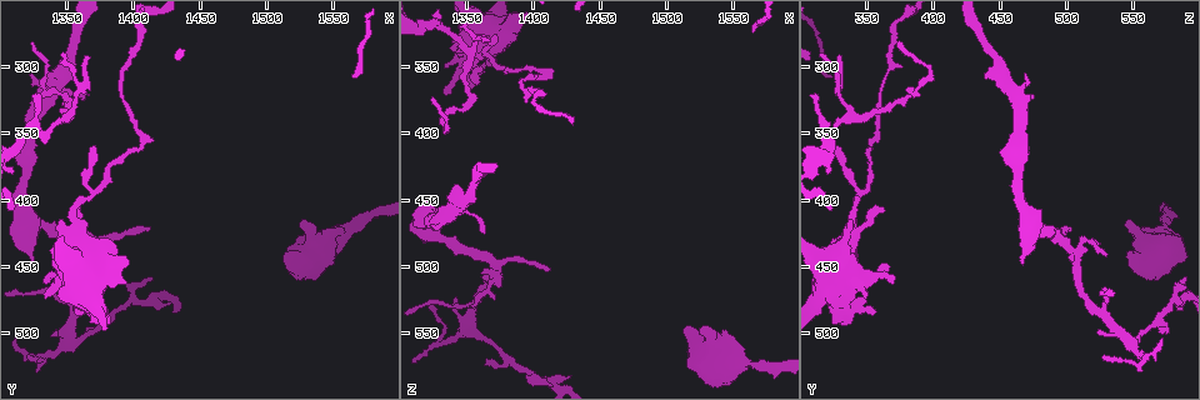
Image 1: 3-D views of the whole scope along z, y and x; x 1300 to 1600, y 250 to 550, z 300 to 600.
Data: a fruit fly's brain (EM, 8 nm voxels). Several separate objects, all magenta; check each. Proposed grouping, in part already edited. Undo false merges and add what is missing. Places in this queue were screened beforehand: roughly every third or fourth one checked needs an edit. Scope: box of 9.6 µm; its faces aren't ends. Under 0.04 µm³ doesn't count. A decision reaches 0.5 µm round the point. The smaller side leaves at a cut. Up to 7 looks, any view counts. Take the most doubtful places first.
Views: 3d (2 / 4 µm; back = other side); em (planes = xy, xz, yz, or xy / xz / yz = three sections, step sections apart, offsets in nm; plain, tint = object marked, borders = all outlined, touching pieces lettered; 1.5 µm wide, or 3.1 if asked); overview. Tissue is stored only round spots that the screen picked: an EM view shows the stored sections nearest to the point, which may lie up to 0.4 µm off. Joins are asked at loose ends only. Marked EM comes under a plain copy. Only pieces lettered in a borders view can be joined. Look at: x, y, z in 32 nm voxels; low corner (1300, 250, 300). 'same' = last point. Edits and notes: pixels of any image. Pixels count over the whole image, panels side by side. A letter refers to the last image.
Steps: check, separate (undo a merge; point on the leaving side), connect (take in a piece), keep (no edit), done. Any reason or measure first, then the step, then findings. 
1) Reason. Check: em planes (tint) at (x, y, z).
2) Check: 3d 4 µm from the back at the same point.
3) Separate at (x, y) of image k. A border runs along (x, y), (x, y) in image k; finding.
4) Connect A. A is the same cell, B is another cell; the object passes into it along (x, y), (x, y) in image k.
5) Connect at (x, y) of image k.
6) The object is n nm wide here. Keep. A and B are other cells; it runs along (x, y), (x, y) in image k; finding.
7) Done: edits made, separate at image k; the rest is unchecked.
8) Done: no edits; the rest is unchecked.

End of a long branch. Check: em yz step 8 (tint) at (1324, 280, 372).

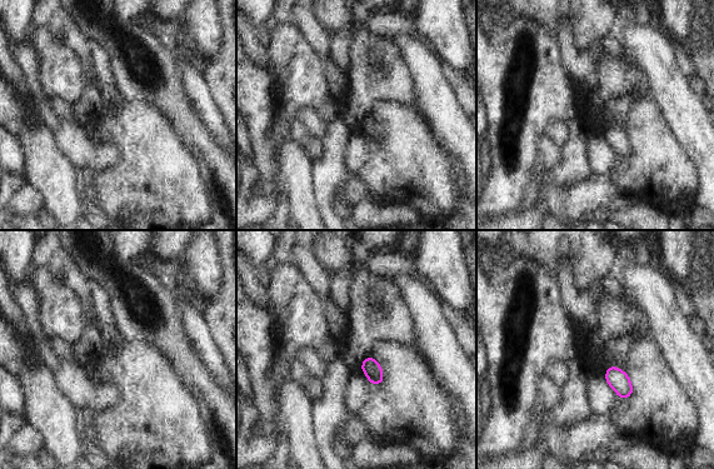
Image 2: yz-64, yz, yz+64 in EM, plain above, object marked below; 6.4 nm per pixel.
Another direction. Check: em planes (borders) at the same point.

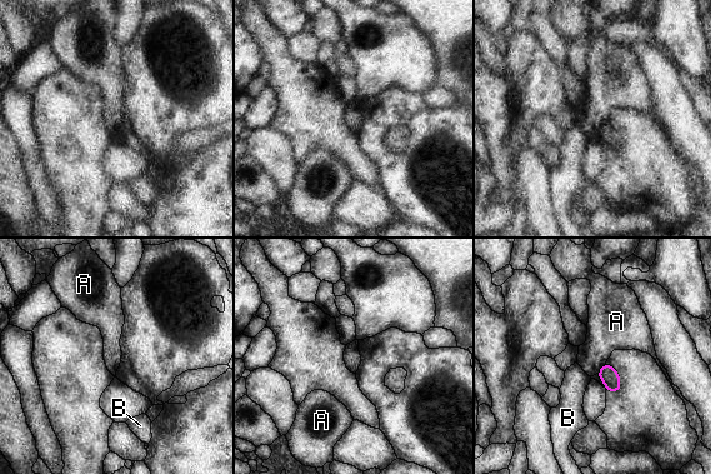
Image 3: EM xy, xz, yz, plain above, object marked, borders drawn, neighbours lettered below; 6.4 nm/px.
The object is 110 nm wide here. Keep. A and B are other cells; no lettered piece goes on from it.

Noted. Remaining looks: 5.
An open end. Check: em planes (tint) at (1384, 496, 330).

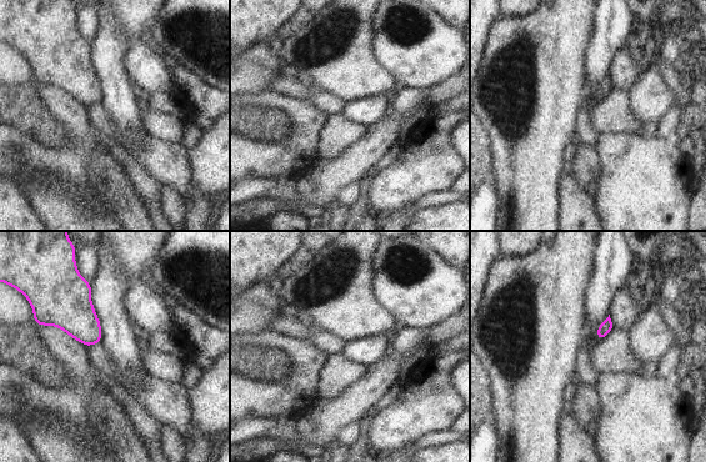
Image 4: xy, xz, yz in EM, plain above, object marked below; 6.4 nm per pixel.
Check: em planes (borders) at the same point.

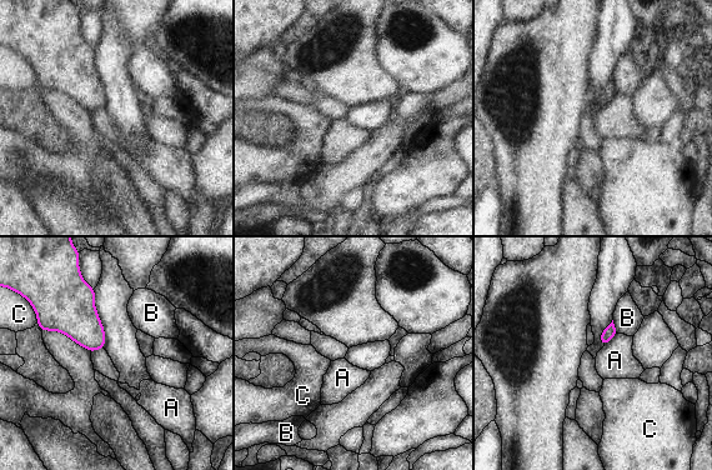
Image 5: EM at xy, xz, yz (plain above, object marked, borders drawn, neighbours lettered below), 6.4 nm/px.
The longest contact is with C, 380 nm. Keep. A, B and C are other cells; a border runs along (617, 333), (603, 346) in image 5; none of them fits.

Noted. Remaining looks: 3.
An open end. Check: em planes (borders) at (1324, 516, 528).

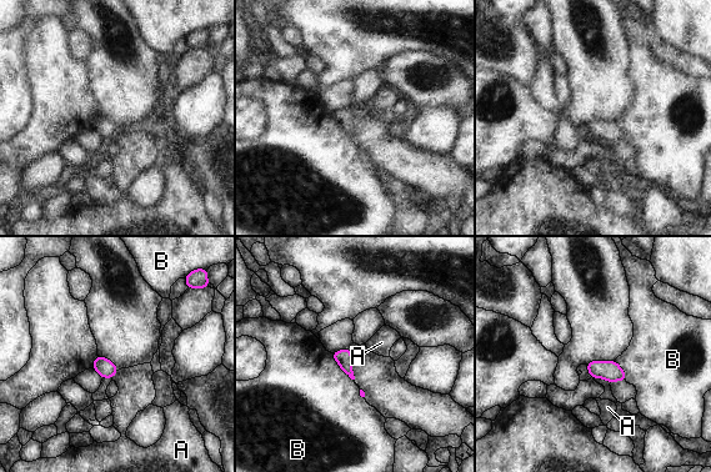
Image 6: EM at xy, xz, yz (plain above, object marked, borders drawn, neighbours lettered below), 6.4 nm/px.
The longest contact is with B, 220 nm. Keep. A and B are other cells; none of them fits.

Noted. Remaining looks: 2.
Done: no edits; the rest is unchecked.

